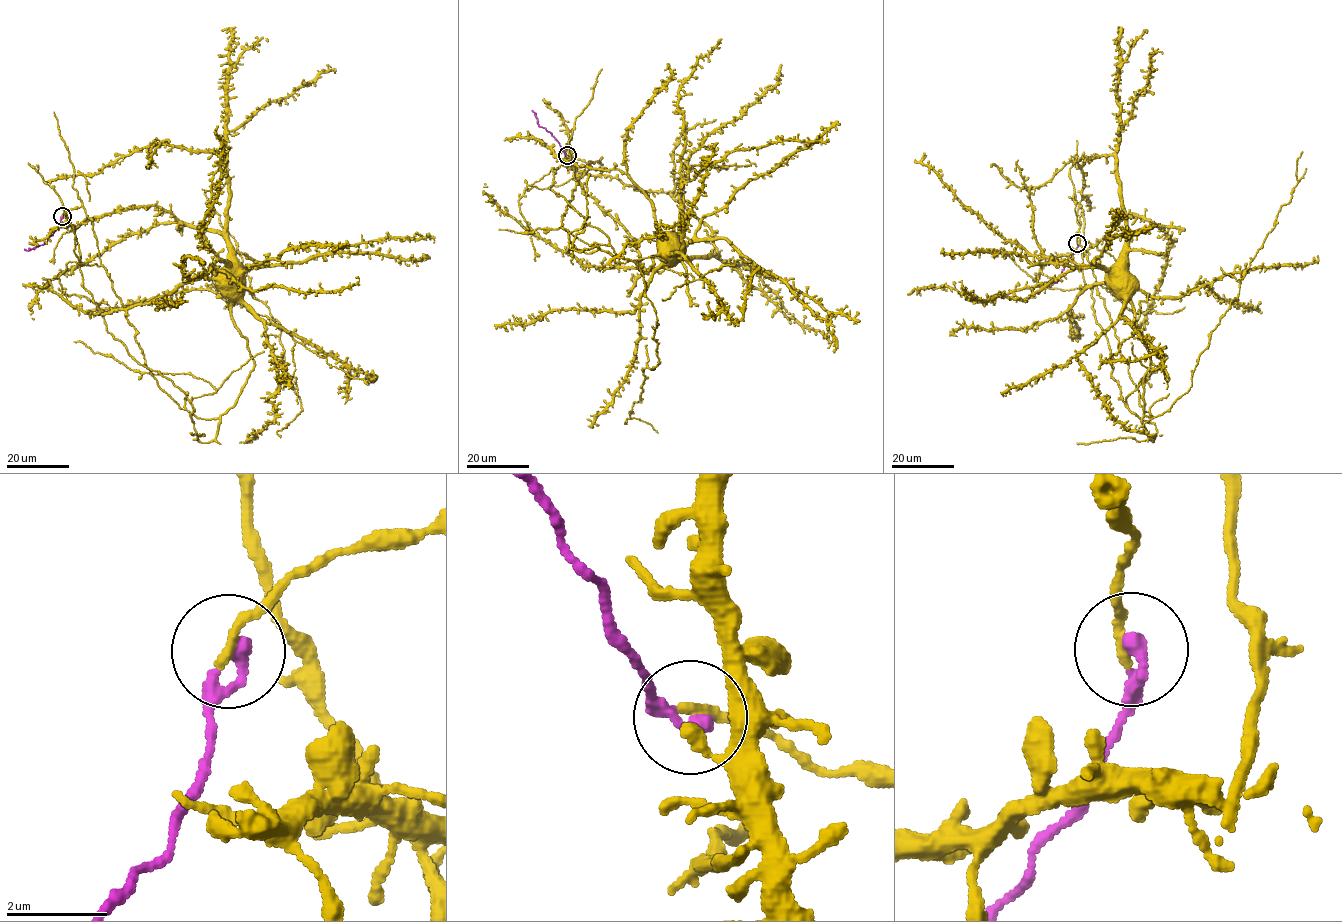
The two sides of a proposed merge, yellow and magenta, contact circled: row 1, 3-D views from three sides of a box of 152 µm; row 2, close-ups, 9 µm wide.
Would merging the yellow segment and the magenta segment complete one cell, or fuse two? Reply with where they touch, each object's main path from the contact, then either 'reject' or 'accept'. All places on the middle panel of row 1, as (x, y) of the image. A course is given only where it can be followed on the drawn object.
place (567, 155); course yellow (567, 155), (590, 168), (574, 180), (571, 206), (561, 215), (576, 249), (608, 251), (648, 274), (668, 238); course magenta (567, 156), (552, 135), (537, 123), (532, 110); accept

